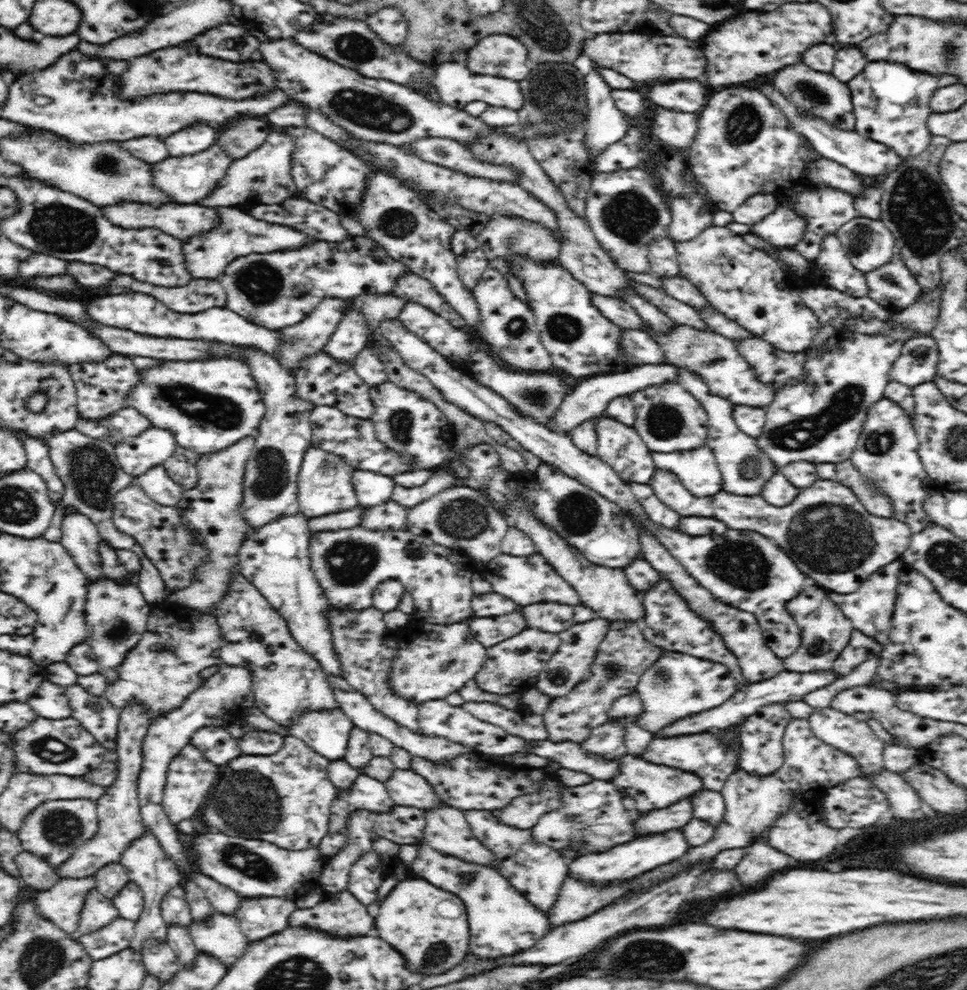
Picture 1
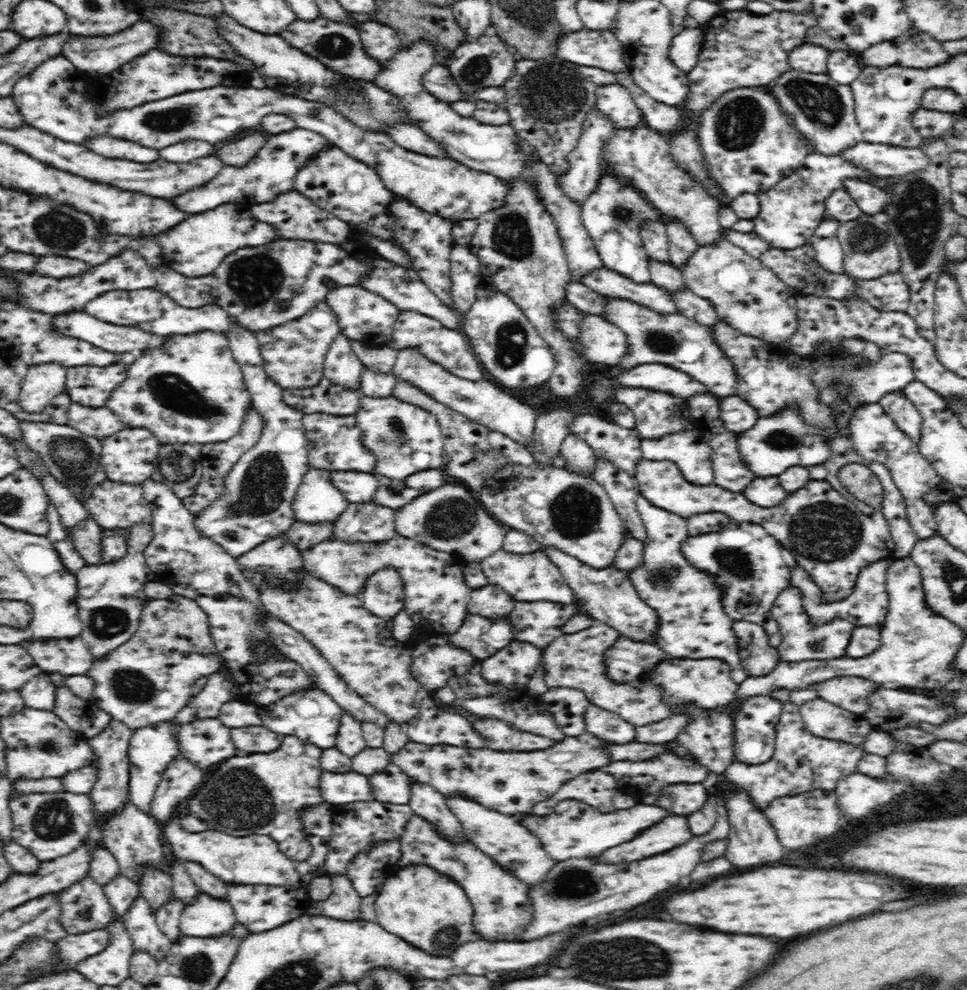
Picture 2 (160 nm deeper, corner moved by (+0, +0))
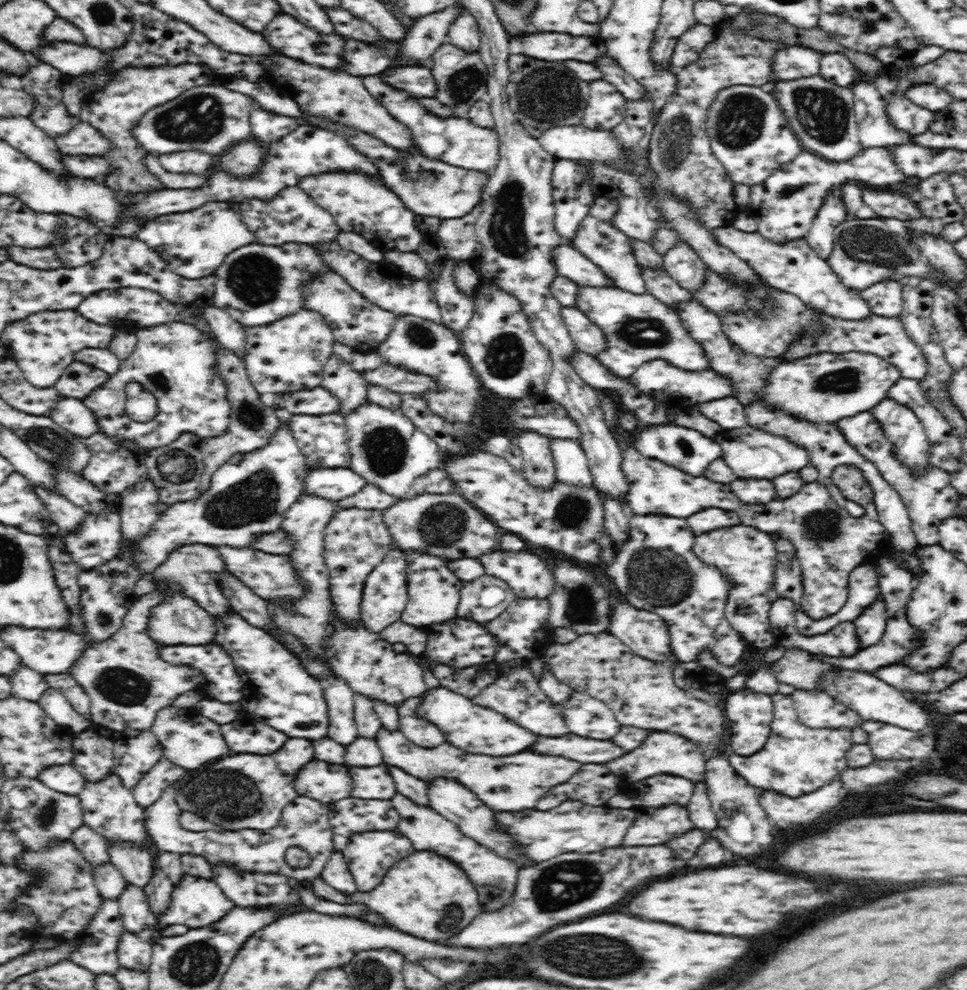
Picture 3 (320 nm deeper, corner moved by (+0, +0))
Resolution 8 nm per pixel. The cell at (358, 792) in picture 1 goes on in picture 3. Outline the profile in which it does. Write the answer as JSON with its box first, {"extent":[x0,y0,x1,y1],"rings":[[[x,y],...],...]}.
{"extent":[294,760,352,804],"rings":[[[311,760],[304,764],[294,780],[294,788],[300,796],[307,796],[320,803],[330,804],[350,798],[352,779],[346,764],[330,764]]]}

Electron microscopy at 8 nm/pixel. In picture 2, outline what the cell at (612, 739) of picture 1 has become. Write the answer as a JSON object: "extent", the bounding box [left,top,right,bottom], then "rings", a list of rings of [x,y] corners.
{"extent":[389,731,610,814],"rings":[[[586,731],[574,738],[564,738],[554,748],[546,748],[542,752],[492,752],[492,750],[476,750],[476,748],[450,746],[449,744],[428,746],[408,741],[404,748],[391,754],[389,762],[399,766],[402,772],[405,772],[412,780],[434,786],[438,792],[446,796],[450,794],[464,796],[466,799],[476,800],[482,806],[502,812],[502,814],[524,814],[534,804],[548,800],[566,780],[572,780],[582,772],[606,766],[610,762],[609,754],[606,754],[609,752],[609,744],[610,742],[606,740],[600,742],[599,738],[594,738],[594,735]]]}

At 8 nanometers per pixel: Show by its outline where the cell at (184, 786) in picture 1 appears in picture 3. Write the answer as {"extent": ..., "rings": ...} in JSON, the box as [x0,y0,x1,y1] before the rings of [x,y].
{"extent":[131,759,187,808],"rings":[[[160,759],[144,776],[131,788],[132,794],[142,808],[148,808],[159,800],[162,791],[172,785],[178,787],[187,774],[187,769],[178,766],[169,759]]]}

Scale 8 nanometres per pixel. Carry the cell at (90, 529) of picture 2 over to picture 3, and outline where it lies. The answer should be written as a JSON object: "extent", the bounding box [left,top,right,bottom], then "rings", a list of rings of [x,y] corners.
{"extent":[34,485,87,532],"rings":[[[40,485],[34,486],[37,497],[47,506],[50,518],[59,526],[60,532],[76,532],[78,525],[84,522],[87,512],[70,502],[64,495],[50,491]]]}

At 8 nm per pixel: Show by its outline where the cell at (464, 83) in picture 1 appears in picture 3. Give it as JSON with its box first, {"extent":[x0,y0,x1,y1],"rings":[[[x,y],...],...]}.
{"extent":[382,66,438,98],"rings":[[[402,66],[402,68],[388,68],[382,73],[382,81],[386,85],[404,91],[410,96],[432,98],[438,87],[432,75],[432,70],[423,66]]]}

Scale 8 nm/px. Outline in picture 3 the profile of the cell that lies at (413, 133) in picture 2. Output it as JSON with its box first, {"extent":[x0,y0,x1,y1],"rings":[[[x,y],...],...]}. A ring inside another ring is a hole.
{"extent":[260,56,414,150],"rings":[[[266,56],[260,62],[268,72],[272,70],[274,76],[278,76],[278,87],[286,82],[286,90],[290,91],[290,98],[296,102],[298,109],[306,115],[330,119],[334,123],[340,123],[346,127],[361,130],[384,141],[386,144],[404,150],[414,146],[410,130],[407,130],[402,123],[398,123],[394,117],[380,103],[366,92],[362,77],[351,76],[337,70],[318,68],[310,64],[302,64],[298,60],[290,60],[286,56]],[[286,78],[286,80],[282,80]]]}

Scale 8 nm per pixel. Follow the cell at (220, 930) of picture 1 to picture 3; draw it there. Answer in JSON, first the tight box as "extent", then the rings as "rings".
{"extent":[156,875,234,929],"rings":[[[184,875],[175,885],[170,897],[168,908],[158,917],[156,927],[165,929],[166,927],[181,924],[190,929],[197,929],[212,924],[214,921],[220,920],[229,910],[234,907],[232,900],[216,886],[216,882],[212,880],[200,880],[196,876]]]}

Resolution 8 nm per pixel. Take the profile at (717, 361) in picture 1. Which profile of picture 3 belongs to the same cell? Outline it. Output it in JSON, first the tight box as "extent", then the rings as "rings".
{"extent":[575,286,708,379],"rings":[[[579,286],[575,307],[604,333],[607,347],[597,354],[597,359],[614,376],[628,379],[641,364],[654,359],[664,359],[686,370],[708,366],[704,349],[686,331],[677,311],[648,292],[633,293],[614,286]]]}

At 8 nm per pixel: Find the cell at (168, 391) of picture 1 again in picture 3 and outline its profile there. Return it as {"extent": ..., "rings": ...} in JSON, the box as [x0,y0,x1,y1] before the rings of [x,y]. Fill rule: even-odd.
{"extent":[81,322,231,450],"rings":[[[170,322],[170,324],[140,328],[136,332],[136,336],[138,336],[138,344],[134,347],[134,352],[122,361],[116,374],[111,375],[101,387],[90,391],[90,394],[81,400],[83,405],[90,409],[94,415],[99,428],[98,433],[121,436],[124,440],[131,440],[148,450],[166,446],[182,436],[184,432],[194,433],[202,439],[220,436],[227,429],[231,408],[226,398],[225,380],[215,368],[217,339],[208,338],[210,334],[206,334],[206,332],[196,332],[195,326],[190,326],[186,322]],[[132,381],[140,383],[156,397],[158,414],[150,422],[134,422],[125,411],[127,399],[125,384]]]}

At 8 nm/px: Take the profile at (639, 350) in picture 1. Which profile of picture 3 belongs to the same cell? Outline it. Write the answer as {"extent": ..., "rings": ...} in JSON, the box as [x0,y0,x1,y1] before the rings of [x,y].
{"extent":[561,307,607,358],"rings":[[[562,307],[561,315],[577,350],[597,358],[597,354],[607,347],[604,333],[576,307]]]}

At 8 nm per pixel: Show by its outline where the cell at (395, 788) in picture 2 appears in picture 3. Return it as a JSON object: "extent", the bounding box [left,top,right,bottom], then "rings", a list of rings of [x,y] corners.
{"extent":[348,762,398,800],"rings":[[[384,762],[378,766],[348,767],[348,769],[352,779],[350,797],[391,800],[392,796],[398,792],[387,764]]]}

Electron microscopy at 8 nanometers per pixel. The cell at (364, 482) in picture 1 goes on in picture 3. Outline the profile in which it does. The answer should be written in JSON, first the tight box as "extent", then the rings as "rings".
{"extent":[303,468,365,501],"rings":[[[305,468],[303,492],[326,500],[339,501],[364,488],[365,480],[353,470],[346,468]]]}

